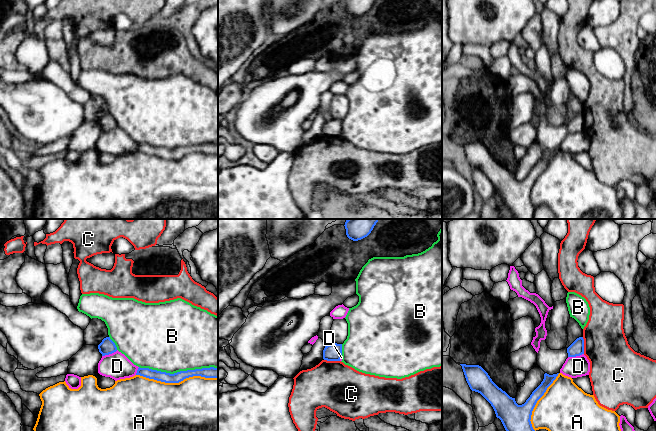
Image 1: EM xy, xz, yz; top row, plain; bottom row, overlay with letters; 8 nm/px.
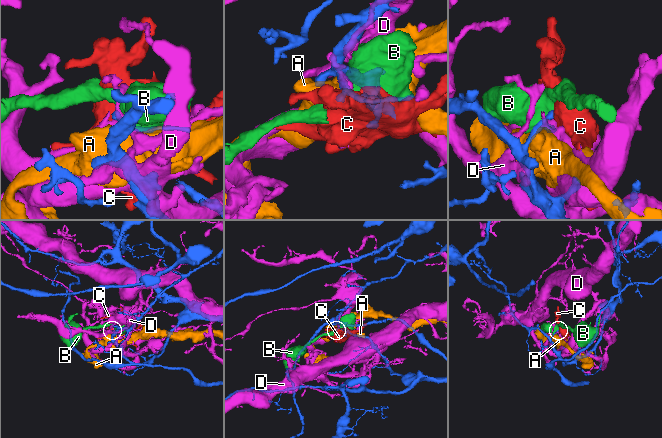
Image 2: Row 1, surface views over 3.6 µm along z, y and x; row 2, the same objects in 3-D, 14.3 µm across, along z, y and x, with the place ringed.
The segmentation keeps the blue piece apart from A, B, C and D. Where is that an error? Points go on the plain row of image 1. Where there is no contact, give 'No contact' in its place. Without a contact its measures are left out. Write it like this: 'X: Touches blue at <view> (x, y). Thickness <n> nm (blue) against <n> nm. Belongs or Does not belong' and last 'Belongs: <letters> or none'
A: Touches blue at xy (177, 158). Thickness 80 nm (blue) against 500 nm. Does not belong
B: Touches blue at xy (178, 148). Thickness 80 nm (blue) against 480 nm. Does not belong
C: Touches blue at yz (583, 121). Thickness 110 nm (blue) against 360 nm. Does not belong
D: Touches blue at yz (575, 132). Thickness 110 nm (blue) against 170 nm. Does not belong
Belongs: none

